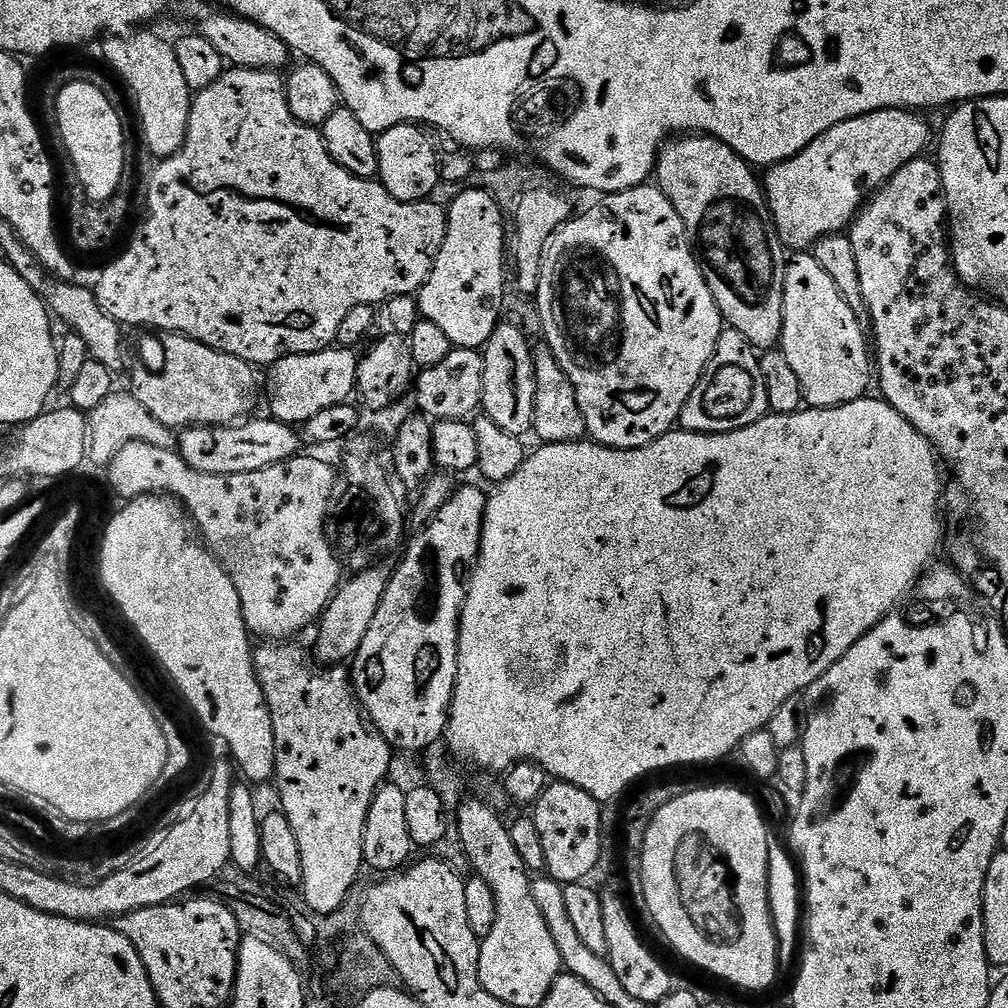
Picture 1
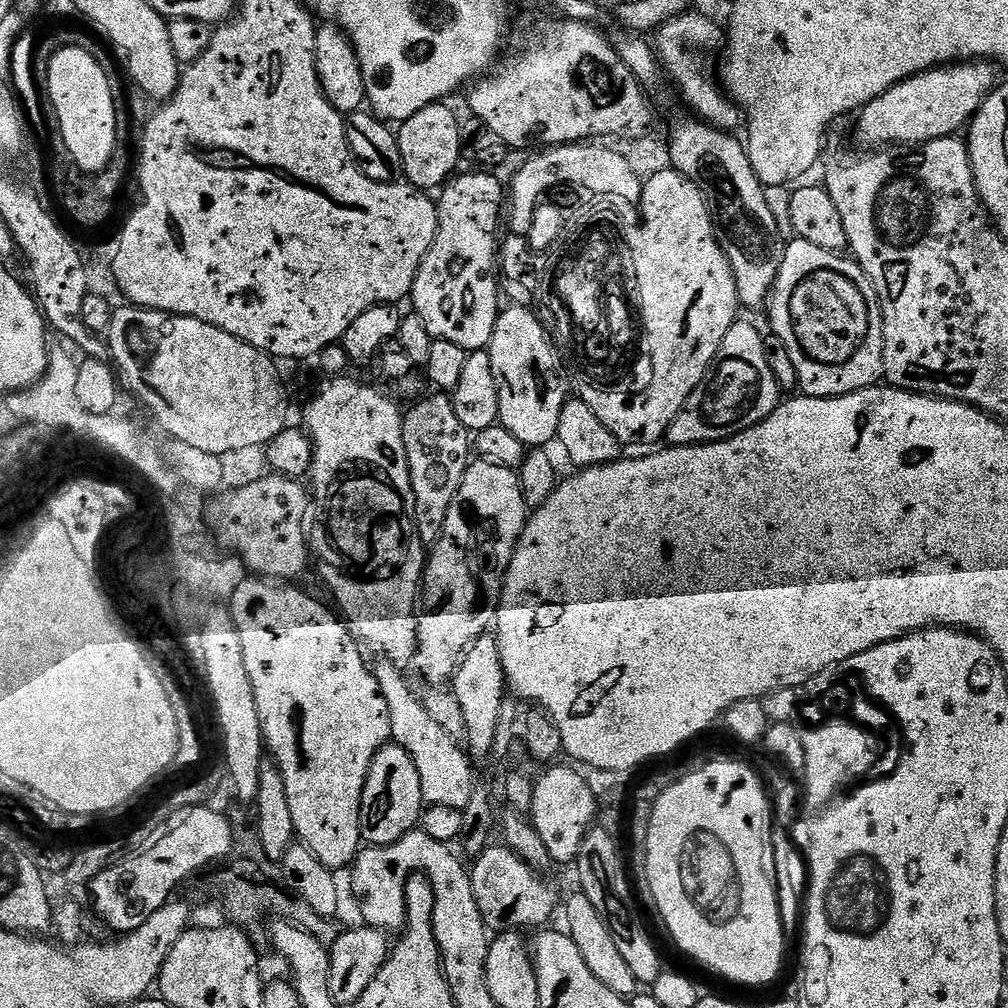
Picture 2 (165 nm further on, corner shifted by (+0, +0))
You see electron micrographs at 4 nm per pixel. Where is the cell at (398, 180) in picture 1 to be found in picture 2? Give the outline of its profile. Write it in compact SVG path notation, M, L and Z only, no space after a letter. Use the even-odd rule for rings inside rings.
M444 102L428 104L418 114L414 114L409 120L403 121L396 132L396 141L398 150L402 156L402 170L404 171L403 179L409 184L413 184L421 190L439 189L448 183L450 177L457 171L456 163L462 160L462 124L456 121L454 113L448 109L449 105Z

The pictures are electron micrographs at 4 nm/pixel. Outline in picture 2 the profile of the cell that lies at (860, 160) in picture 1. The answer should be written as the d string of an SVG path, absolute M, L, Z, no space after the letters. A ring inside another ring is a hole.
M957 62L932 68L895 84L858 113L856 136L864 146L915 146L956 136L971 121L989 92L997 87L997 69L988 62Z

